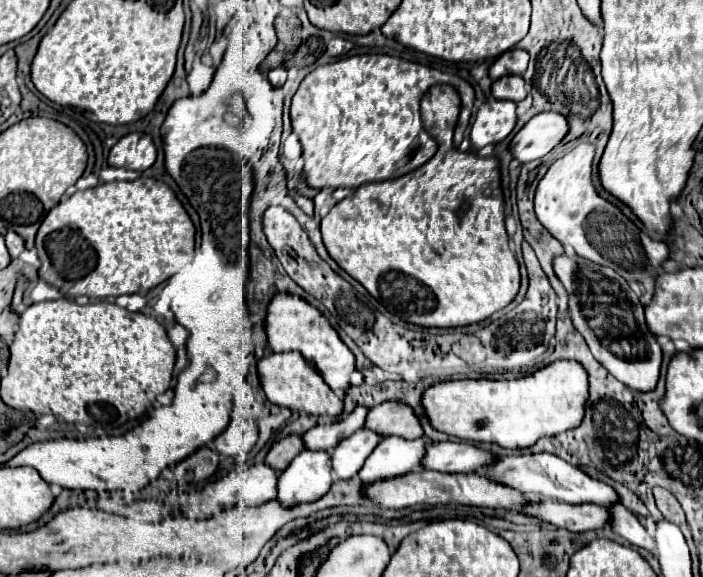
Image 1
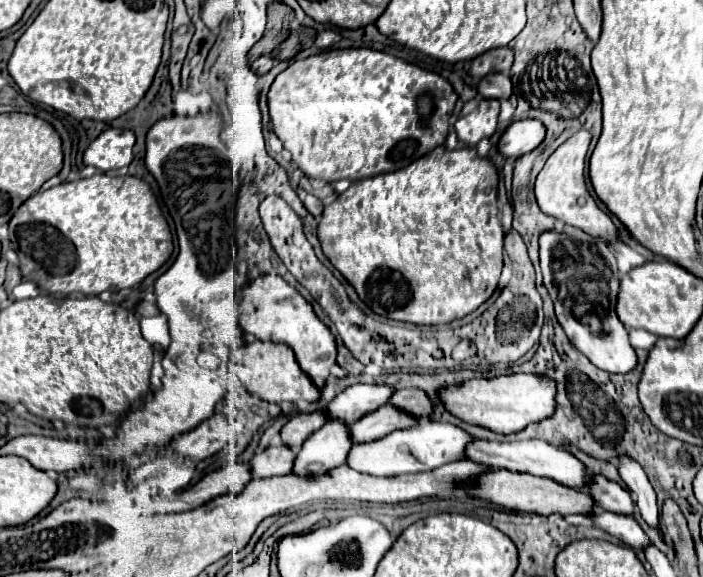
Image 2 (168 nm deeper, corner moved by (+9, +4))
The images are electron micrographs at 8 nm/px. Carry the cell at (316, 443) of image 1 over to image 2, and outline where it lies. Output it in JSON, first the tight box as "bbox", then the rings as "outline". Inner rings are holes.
{"bbox":[327,385,397,425],"outline":[[[351,385],[339,393],[327,409],[331,417],[341,417],[347,421],[347,425],[353,425],[363,415],[389,403],[395,391],[397,389],[387,385]]]}

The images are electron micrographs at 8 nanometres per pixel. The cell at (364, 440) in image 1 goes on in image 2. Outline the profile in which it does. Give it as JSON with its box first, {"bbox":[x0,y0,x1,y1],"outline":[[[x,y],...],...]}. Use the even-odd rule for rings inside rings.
{"bbox":[351,405,419,441],"outline":[[[381,405],[381,409],[375,409],[373,413],[361,417],[361,421],[351,425],[351,437],[353,441],[375,441],[385,435],[389,435],[395,429],[407,429],[417,425],[419,419],[407,411],[397,409],[395,405]]]}

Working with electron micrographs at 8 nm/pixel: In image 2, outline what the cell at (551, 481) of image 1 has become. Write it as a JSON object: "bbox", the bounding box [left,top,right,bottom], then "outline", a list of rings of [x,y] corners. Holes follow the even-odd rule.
{"bbox":[593,475,635,515],"outline":[[[599,475],[597,485],[593,485],[593,493],[597,493],[597,501],[601,501],[601,509],[613,511],[619,515],[633,515],[635,501],[631,493],[615,481]]]}

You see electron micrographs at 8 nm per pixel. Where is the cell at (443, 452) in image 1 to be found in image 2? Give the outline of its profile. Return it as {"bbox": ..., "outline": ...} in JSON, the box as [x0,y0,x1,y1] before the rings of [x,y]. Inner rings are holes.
{"bbox":[469,439,589,487],"outline":[[[533,439],[533,441],[513,441],[513,443],[491,443],[491,441],[479,441],[477,445],[469,445],[469,457],[477,463],[485,465],[497,465],[499,469],[509,469],[517,473],[529,473],[537,477],[549,477],[553,481],[559,481],[561,485],[569,487],[587,487],[589,485],[589,471],[583,461],[579,461],[573,453],[559,449],[555,445],[549,445],[545,441]]]}

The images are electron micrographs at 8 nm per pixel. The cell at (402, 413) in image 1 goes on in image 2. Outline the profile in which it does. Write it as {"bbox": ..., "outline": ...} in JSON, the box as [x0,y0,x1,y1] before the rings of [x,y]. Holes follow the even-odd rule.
{"bbox":[391,389,433,417],"outline":[[[401,389],[393,395],[391,405],[401,405],[401,409],[413,409],[419,417],[425,417],[433,411],[433,401],[423,389]]]}

